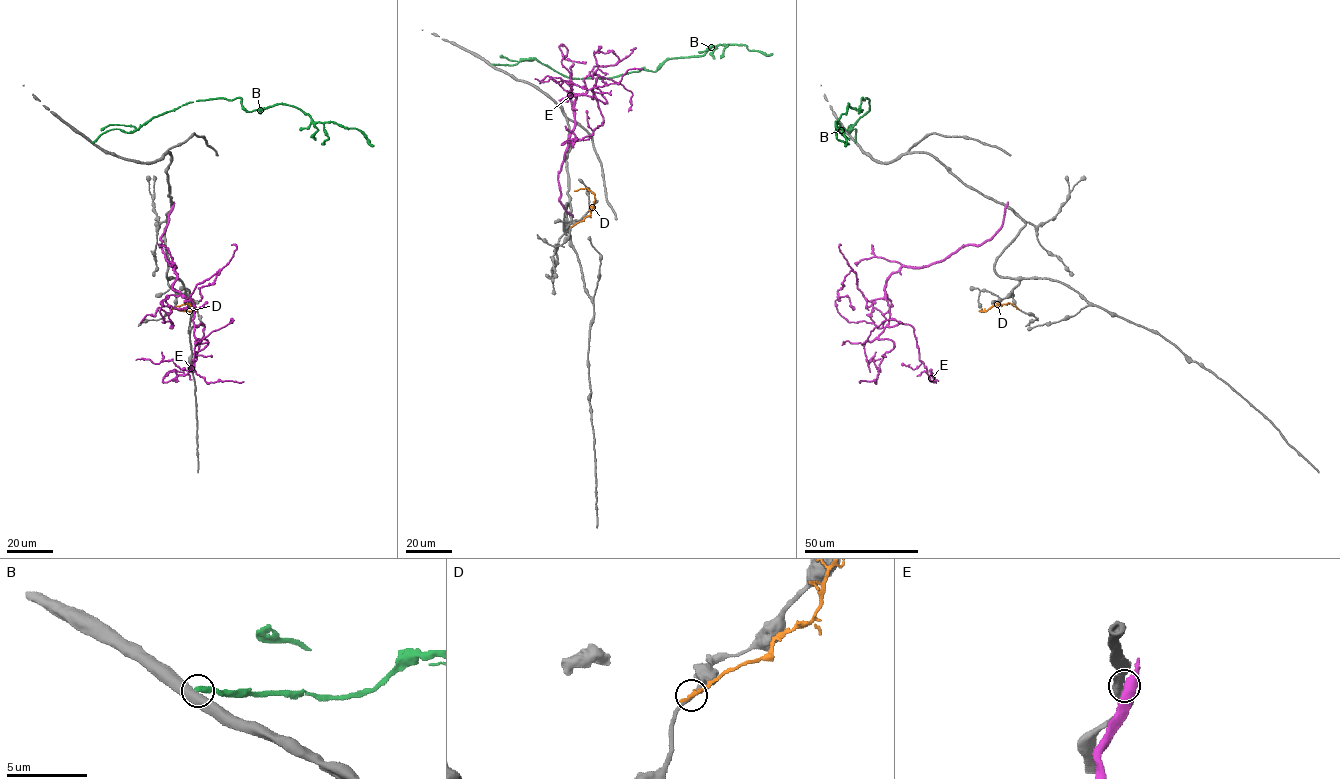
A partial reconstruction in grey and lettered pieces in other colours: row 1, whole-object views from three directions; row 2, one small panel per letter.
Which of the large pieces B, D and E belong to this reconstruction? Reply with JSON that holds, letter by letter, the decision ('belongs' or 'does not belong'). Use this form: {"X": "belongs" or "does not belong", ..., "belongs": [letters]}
{"B": "does not belong", "D": "does not belong", "E": "does not belong", "belongs": []}

